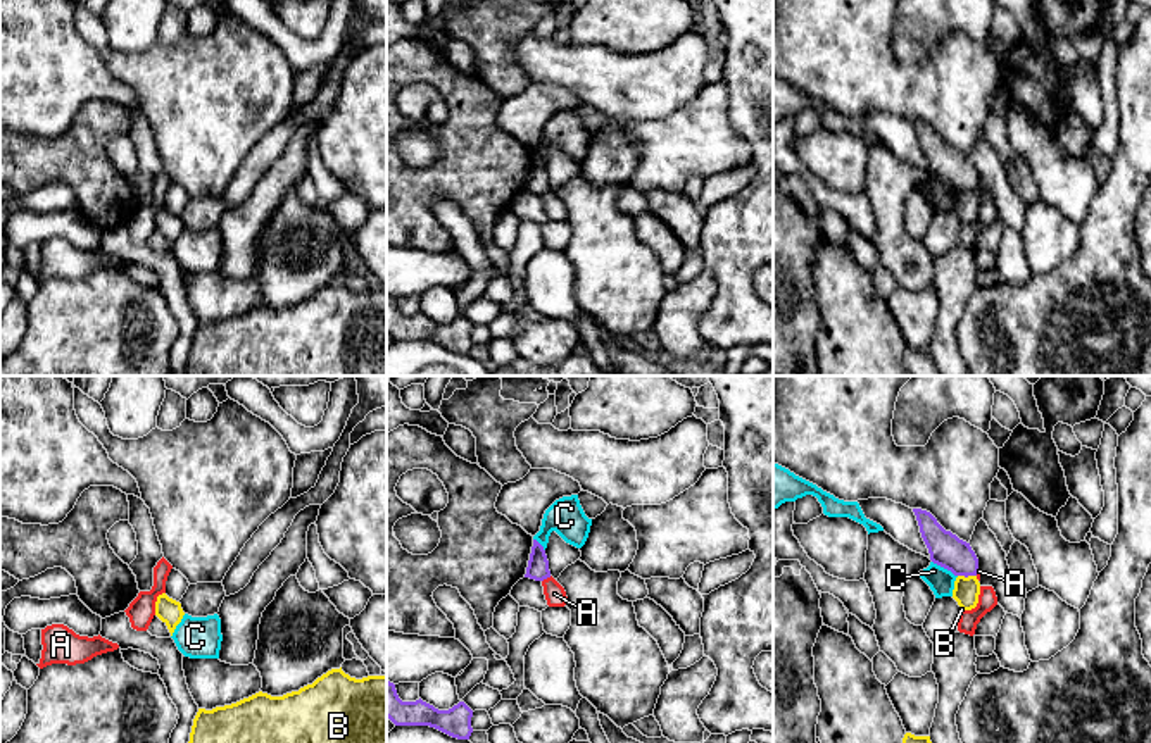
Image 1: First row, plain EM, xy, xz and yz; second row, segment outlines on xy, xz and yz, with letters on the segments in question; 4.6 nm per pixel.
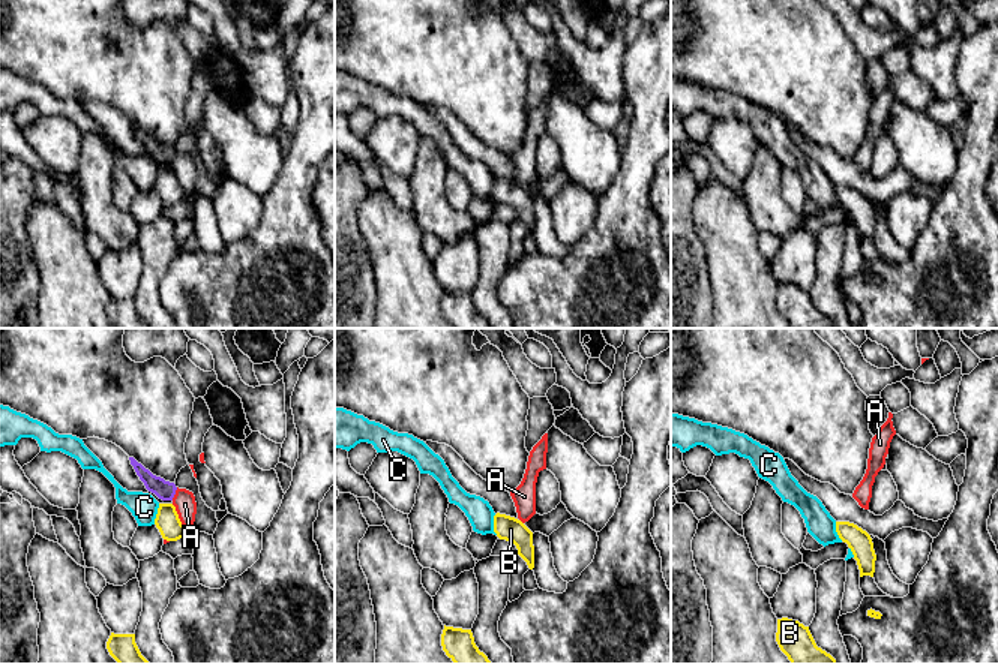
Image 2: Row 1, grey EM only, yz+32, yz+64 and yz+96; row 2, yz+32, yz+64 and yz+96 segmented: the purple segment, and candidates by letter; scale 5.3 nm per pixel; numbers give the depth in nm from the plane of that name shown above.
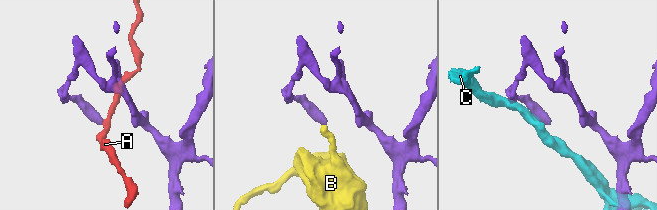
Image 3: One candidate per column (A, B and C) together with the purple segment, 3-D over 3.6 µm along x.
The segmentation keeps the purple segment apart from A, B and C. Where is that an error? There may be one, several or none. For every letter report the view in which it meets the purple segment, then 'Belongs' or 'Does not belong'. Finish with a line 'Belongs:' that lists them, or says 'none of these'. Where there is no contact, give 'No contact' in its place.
A: Touches purple in xz. Does not belong
B: Touches purple in yz. Does not belong
C: Touches purple in yz. Does not belong
Belongs: none of these

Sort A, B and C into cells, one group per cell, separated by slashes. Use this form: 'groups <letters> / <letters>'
groups A / B / C

